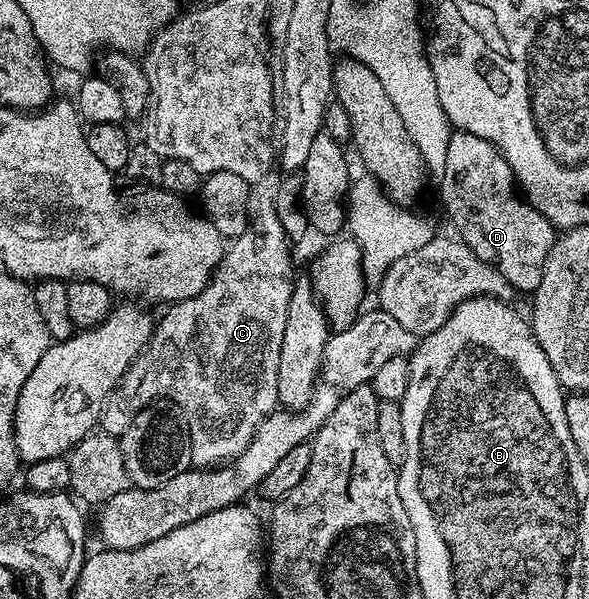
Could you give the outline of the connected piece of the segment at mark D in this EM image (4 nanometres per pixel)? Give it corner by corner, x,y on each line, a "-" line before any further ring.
461,131
451,132
448,139
448,156
444,159
444,175
440,179
442,185
442,205
446,208
446,213
450,216
450,221
454,224
453,232
460,240
484,263
493,265
504,279
519,294
533,294
535,289
540,287
540,279
544,275
544,259
548,259
548,251
552,251
556,240
556,230
554,224
540,211
536,211
520,196
516,188
514,172
512,167
500,155
500,151
486,139
480,139
480,135
472,135

